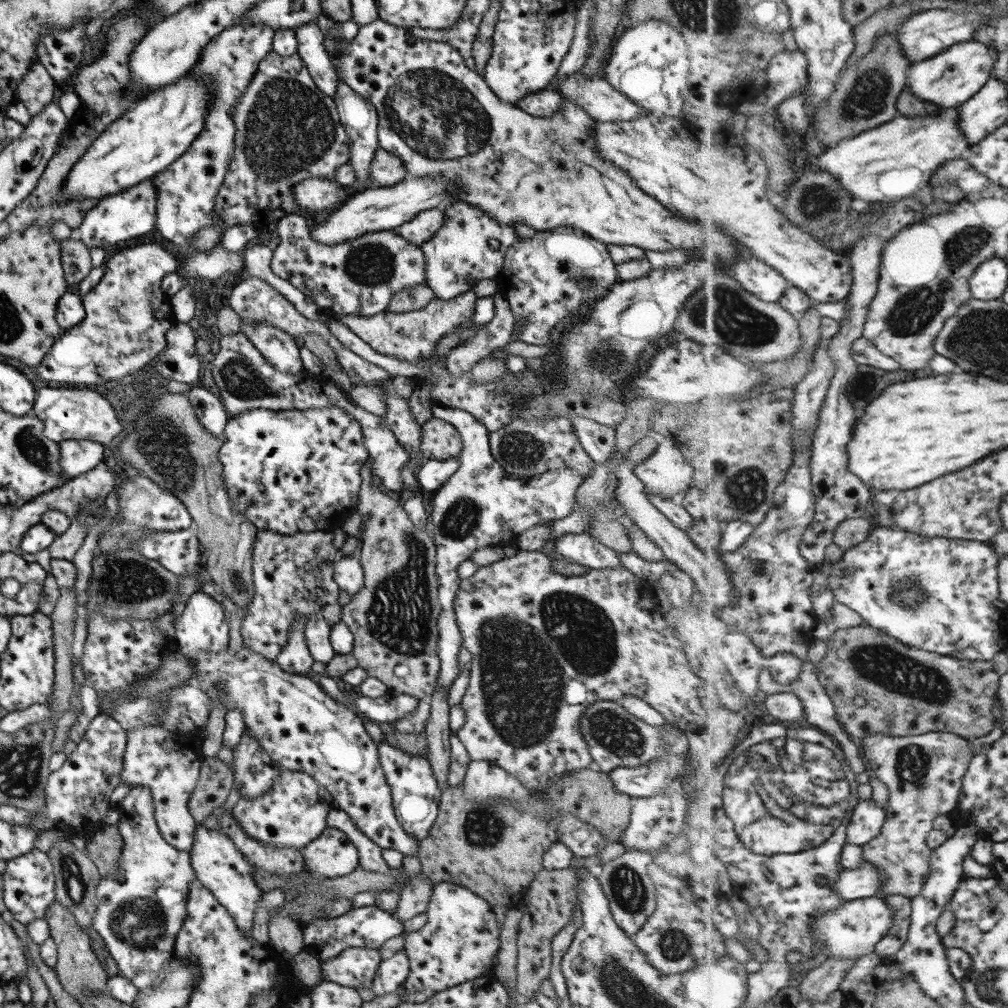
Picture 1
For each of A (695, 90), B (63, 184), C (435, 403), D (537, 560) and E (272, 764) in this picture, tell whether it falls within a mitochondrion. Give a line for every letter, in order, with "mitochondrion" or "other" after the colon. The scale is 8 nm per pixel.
A: other
B: other
C: other
D: other
E: other

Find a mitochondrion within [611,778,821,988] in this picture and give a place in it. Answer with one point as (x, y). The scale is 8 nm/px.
(674, 945)

